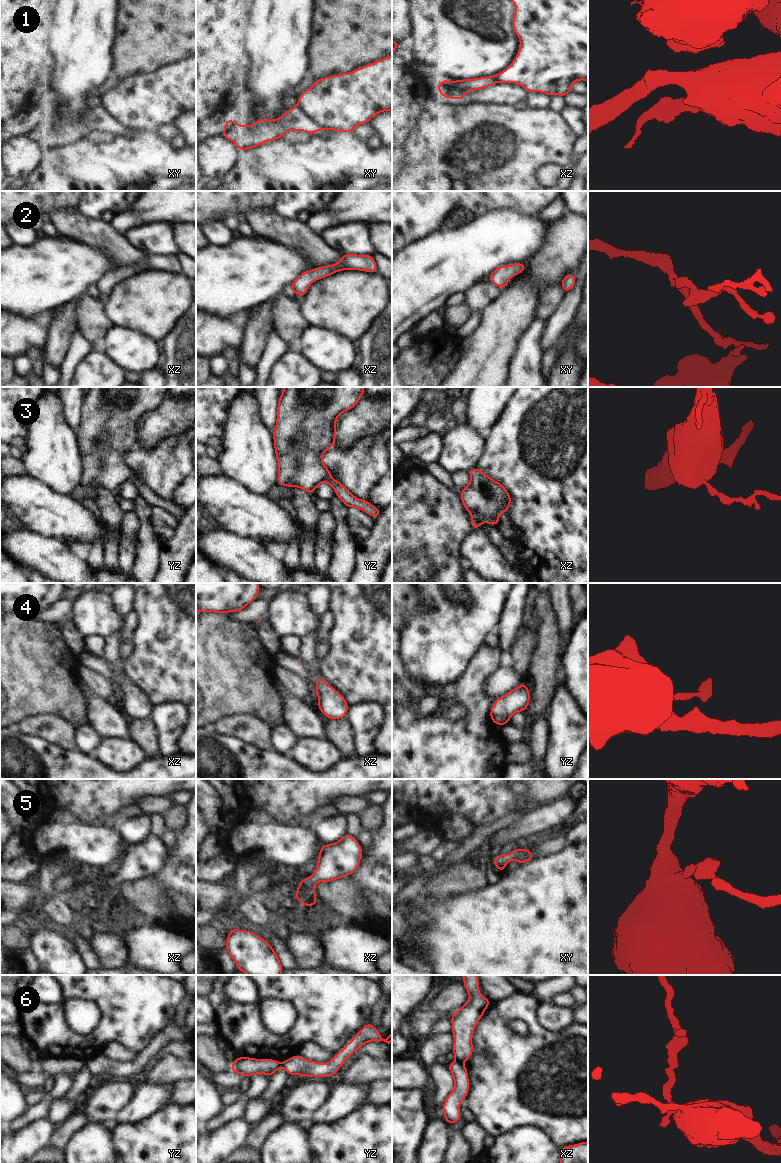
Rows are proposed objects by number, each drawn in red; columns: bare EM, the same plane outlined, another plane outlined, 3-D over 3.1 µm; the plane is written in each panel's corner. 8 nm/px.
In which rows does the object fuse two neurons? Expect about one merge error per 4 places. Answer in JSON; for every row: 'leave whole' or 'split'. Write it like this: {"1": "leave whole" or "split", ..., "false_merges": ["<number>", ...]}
{"1": "split", "2": "leave whole", "3": "leave whole", "4": "leave whole", "5": "leave whole", "6": "split", "false_merges": ["1", "6"]}

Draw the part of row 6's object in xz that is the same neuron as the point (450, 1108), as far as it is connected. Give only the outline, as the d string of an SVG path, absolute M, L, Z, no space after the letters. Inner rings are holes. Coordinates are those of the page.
M460 1062L447 1063L447 1067L454 1079L454 1089L446 1097L442 1106L444 1120L450 1125L457 1123L461 1119L460 1104L466 1099L469 1092L469 1078L467 1068Z

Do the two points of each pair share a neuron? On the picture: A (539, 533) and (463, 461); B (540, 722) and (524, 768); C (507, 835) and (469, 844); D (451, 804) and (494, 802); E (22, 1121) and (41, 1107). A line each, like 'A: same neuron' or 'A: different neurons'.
A: different neurons
B: same neuron
C: different neurons
D: same neuron
E: same neuron

